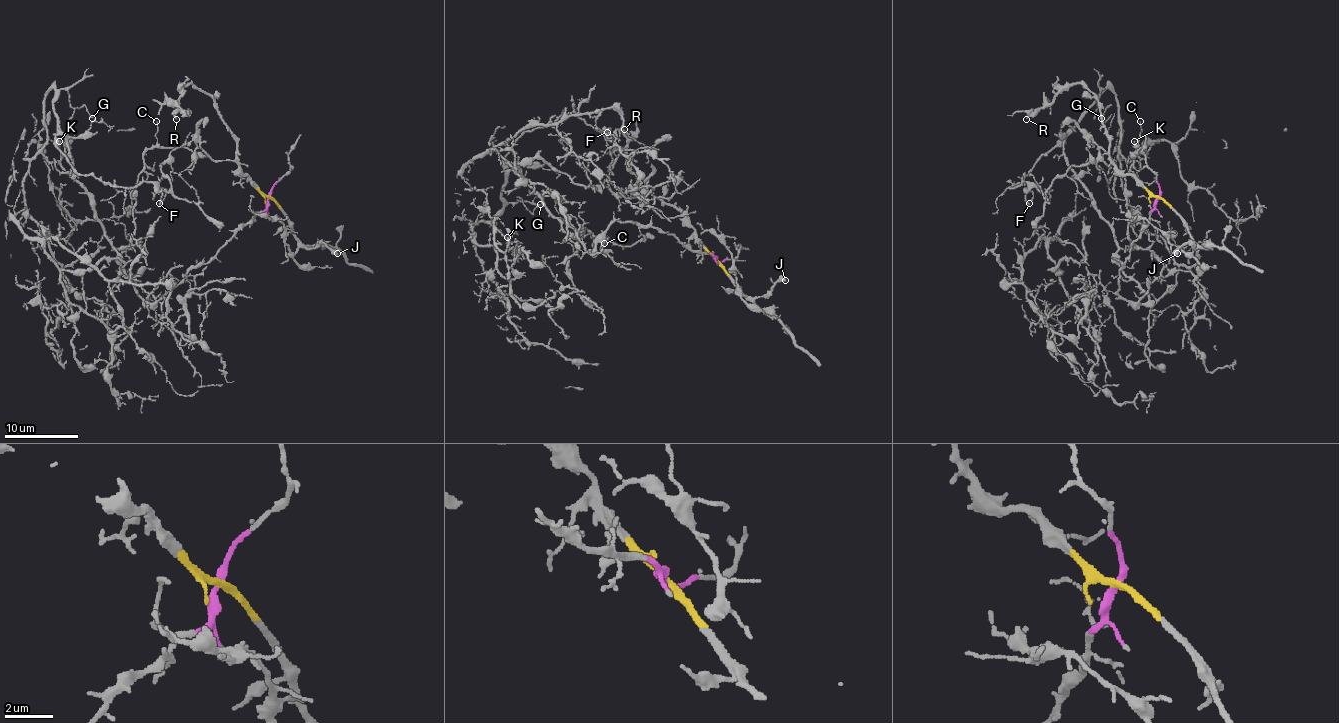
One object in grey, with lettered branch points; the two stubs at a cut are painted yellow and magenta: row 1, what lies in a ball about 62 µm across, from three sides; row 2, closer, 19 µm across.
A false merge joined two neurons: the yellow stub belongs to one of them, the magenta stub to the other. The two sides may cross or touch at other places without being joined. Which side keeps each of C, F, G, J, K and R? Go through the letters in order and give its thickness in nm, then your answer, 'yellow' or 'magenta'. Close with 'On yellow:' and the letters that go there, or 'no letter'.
C: 90 nm | magenta
F: 130 nm | magenta
G: 100 nm | magenta
J: 460 nm | yellow
K: 110 nm | magenta
R: 160 nm | yellow
On yellow: J, R

